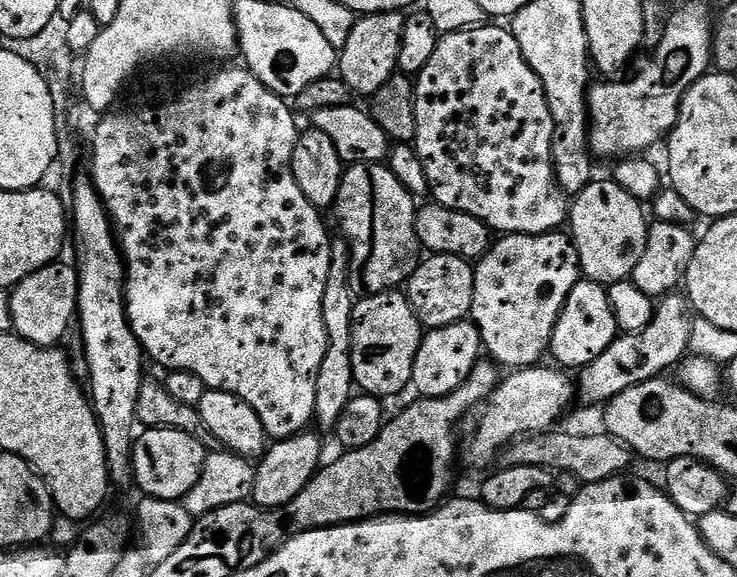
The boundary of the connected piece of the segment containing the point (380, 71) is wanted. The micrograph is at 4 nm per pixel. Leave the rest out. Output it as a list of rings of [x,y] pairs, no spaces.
[[[403,11],[398,12],[373,12],[364,14],[357,19],[354,30],[350,30],[350,38],[346,38],[343,48],[338,52],[338,76],[344,80],[350,90],[357,97],[367,96],[372,98],[382,90],[384,84],[391,81],[392,76],[397,75],[400,66],[400,51],[402,50],[402,32],[406,19]]]

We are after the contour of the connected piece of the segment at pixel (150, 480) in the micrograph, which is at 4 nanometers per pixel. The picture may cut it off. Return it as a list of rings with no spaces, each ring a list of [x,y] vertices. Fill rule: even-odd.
[[[144,428],[132,446],[135,487],[140,487],[145,497],[183,501],[202,474],[205,455],[206,444],[203,439],[177,428]]]

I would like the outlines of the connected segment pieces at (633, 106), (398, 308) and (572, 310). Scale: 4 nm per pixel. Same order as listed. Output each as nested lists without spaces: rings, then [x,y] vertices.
[[[684,4],[677,12],[673,11],[668,17],[668,25],[662,36],[662,42],[658,42],[658,46],[651,53],[652,56],[640,69],[636,72],[633,80],[620,80],[624,78],[616,78],[611,82],[600,82],[604,84],[593,83],[588,90],[588,115],[590,117],[590,143],[593,153],[597,157],[600,156],[616,156],[615,158],[627,158],[633,154],[644,154],[652,148],[656,143],[663,141],[665,137],[671,133],[676,126],[676,119],[680,117],[680,103],[684,101],[684,95],[690,90],[690,86],[694,86],[694,82],[698,82],[709,71],[712,62],[712,26],[714,23],[713,13],[708,13],[708,8],[704,4]]]
[[[393,290],[357,299],[352,315],[352,365],[355,387],[369,396],[396,396],[412,383],[414,358],[422,339],[422,325],[403,291]]]
[[[582,278],[575,284],[563,304],[562,314],[551,336],[549,353],[559,367],[566,370],[581,370],[594,362],[619,335],[617,320],[610,306],[607,289],[592,280]]]

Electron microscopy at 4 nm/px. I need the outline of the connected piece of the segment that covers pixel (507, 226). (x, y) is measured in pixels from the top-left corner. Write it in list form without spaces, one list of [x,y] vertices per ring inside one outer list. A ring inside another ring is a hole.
[[[485,22],[475,28],[463,28],[457,32],[444,32],[438,46],[434,46],[434,55],[426,62],[424,69],[415,77],[415,99],[417,114],[417,134],[414,147],[422,166],[426,166],[428,191],[431,199],[459,212],[470,214],[488,225],[496,234],[519,234],[521,236],[541,236],[544,232],[563,229],[570,220],[570,196],[557,183],[556,167],[552,164],[552,139],[556,123],[552,121],[550,106],[538,74],[526,62],[522,46],[507,27],[499,28],[499,23]]]

